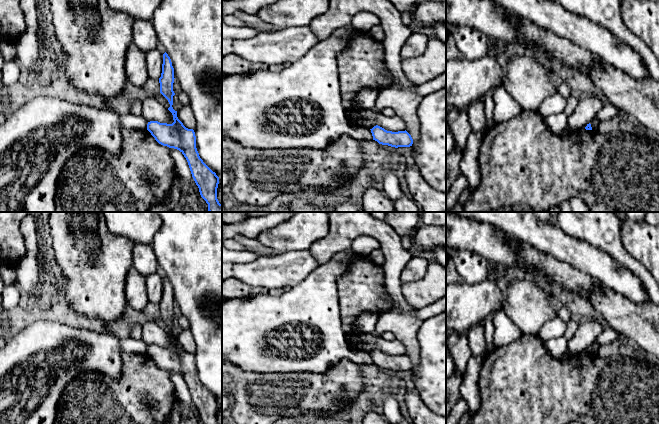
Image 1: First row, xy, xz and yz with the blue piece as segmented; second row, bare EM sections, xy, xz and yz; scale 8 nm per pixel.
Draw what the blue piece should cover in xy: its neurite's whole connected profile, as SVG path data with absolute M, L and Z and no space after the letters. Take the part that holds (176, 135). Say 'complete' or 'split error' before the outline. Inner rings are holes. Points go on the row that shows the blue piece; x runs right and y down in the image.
complete; M163 54L162 73L159 78L160 93L168 100L168 110L173 115L172 124L150 121L147 130L155 140L169 148L179 150L186 158L192 177L199 188L201 197L208 204L209 212L222 212L222 204L217 199L219 177L200 158L196 148L196 136L193 129L186 128L177 117L177 111L172 107L174 83L174 68L168 54Z

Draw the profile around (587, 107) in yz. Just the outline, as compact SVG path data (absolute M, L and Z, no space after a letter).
M582 96L574 112L568 116L568 126L572 131L585 128L603 107L603 97Z

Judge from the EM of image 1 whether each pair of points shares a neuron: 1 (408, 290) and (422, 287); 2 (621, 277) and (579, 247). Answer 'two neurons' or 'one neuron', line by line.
1: one neuron
2: one neuron

